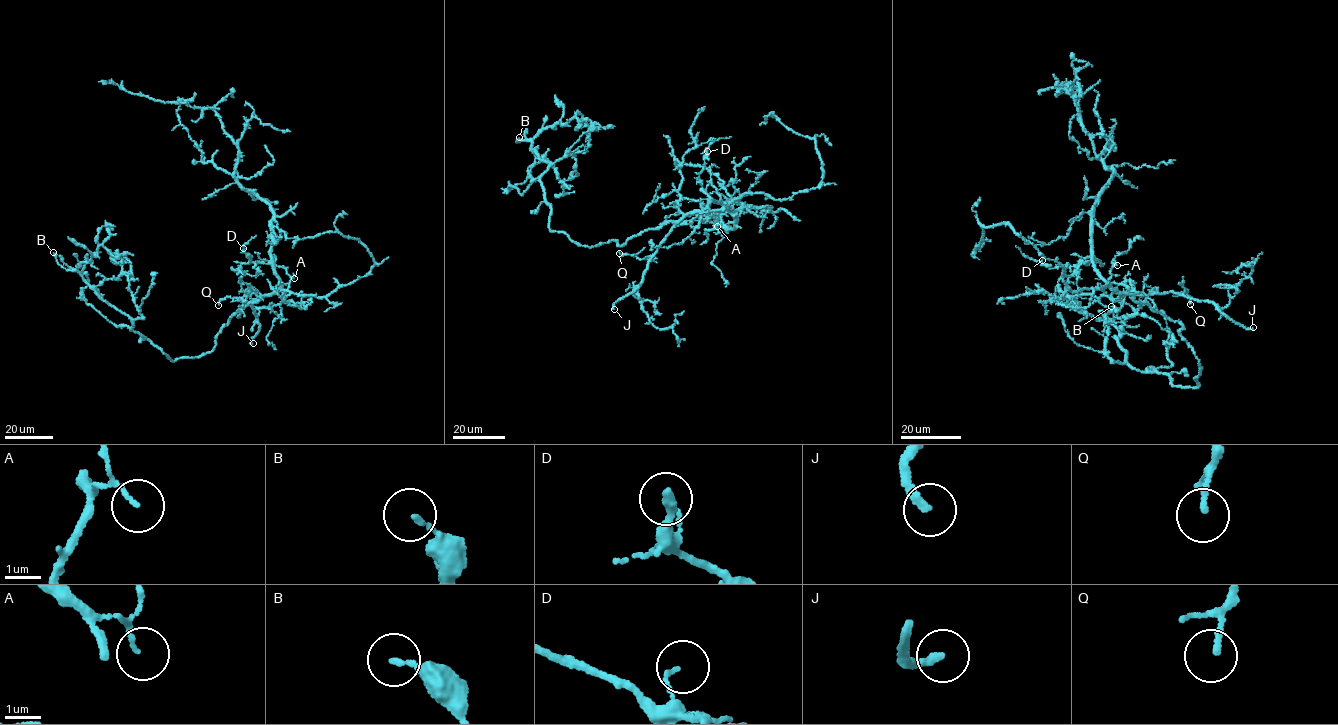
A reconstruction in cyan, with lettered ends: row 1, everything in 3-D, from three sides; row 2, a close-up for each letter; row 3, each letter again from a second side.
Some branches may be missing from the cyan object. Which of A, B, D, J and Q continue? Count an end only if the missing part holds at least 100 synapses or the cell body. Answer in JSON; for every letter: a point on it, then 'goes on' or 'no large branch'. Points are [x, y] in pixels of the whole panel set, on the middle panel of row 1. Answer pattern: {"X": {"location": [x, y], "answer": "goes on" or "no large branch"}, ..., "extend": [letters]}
{"A": {"location": [717, 226], "answer": "no large branch"}, "B": {"location": [519, 137], "answer": "no large branch"}, "D": {"location": [707, 151], "answer": "no large branch"}, "J": {"location": [614, 309], "answer": "goes on"}, "Q": {"location": [619, 253], "answer": "no large branch"}, "extend": ["J"]}

